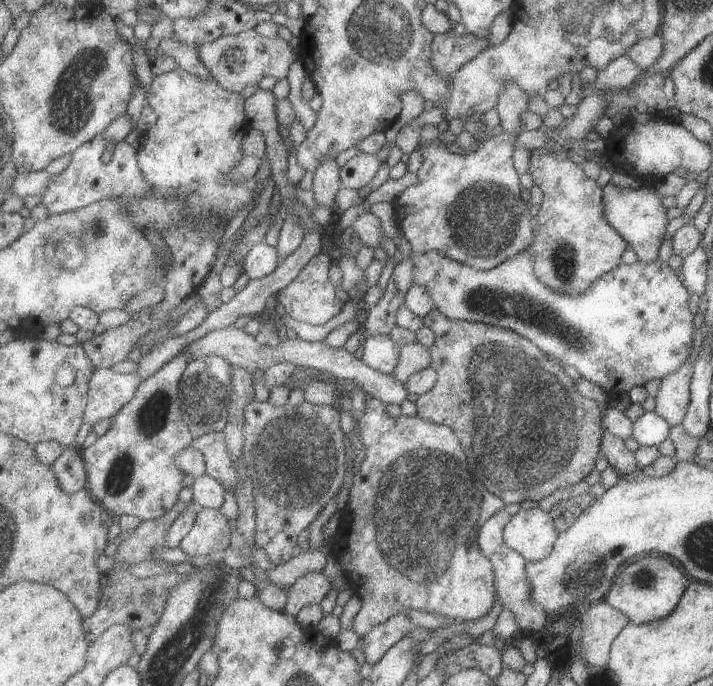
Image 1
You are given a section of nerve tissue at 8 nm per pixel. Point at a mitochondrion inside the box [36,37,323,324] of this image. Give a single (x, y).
(70, 109)

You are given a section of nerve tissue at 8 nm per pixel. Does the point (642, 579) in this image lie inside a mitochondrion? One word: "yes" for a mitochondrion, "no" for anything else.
yes

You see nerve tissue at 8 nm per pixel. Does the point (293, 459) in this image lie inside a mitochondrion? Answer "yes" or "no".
yes

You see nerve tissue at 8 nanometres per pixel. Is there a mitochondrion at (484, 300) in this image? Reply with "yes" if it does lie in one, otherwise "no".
yes

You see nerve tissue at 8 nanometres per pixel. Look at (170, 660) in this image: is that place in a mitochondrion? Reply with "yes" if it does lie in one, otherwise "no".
yes

